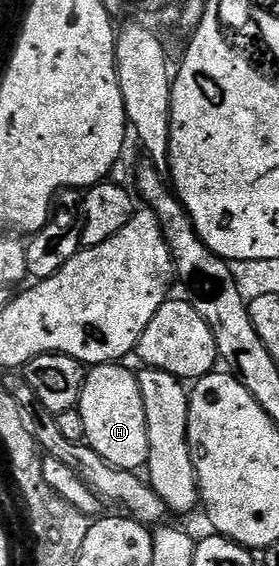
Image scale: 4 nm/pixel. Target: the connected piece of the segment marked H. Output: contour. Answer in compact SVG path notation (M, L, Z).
M106 364L92 367L85 375L79 409L83 416L85 441L91 448L95 448L95 452L99 452L99 456L103 456L103 460L107 460L110 466L120 470L137 472L148 463L147 420L143 408L143 396L139 392L137 374L134 371L129 371L125 364Z

